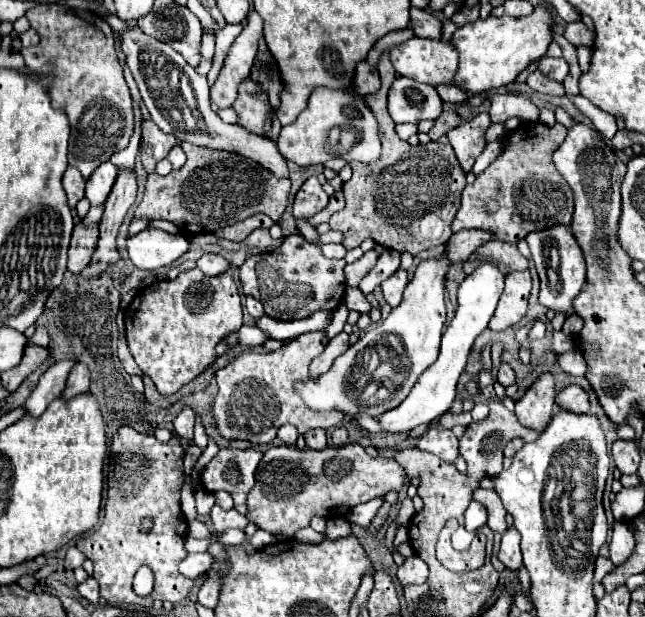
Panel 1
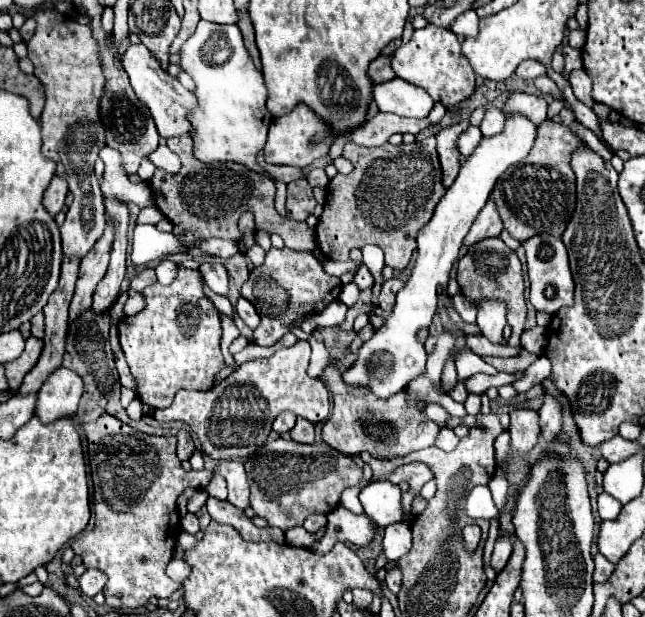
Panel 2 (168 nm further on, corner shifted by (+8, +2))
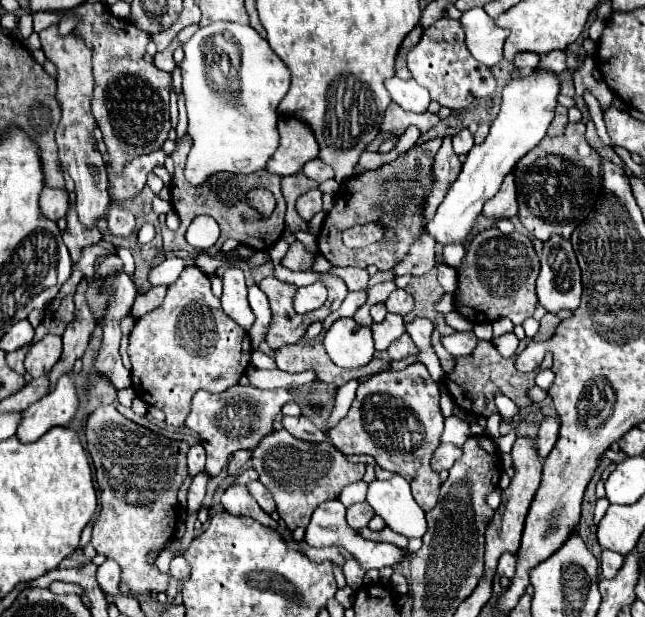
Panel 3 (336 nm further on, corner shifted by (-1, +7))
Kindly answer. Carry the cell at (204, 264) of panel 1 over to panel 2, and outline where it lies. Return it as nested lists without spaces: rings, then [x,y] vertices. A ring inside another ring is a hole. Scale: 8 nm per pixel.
[[[204,262],[200,266],[200,274],[204,276],[208,288],[220,296],[228,296],[228,272],[220,262]]]

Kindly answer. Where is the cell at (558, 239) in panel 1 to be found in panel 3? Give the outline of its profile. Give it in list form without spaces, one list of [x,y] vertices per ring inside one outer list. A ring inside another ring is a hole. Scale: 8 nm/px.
[[[553,235],[543,243],[543,253],[541,253],[541,271],[537,277],[537,297],[539,303],[549,311],[557,313],[561,309],[577,309],[579,299],[581,299],[581,271],[575,259],[575,251],[571,247],[569,239],[561,239],[559,235]]]

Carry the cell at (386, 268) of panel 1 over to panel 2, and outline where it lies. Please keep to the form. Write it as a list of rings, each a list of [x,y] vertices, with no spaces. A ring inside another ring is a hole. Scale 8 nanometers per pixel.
[[[360,266],[360,270],[356,272],[356,278],[354,278],[354,284],[358,284],[360,290],[374,286],[374,276],[368,272],[366,266]]]

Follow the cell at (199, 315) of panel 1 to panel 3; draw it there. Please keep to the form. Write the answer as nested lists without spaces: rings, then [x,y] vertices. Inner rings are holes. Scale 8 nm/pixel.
[[[185,267],[177,283],[169,285],[163,305],[135,321],[129,337],[129,357],[133,365],[131,379],[137,397],[161,409],[167,415],[167,425],[181,427],[185,423],[185,415],[189,413],[191,397],[197,389],[221,393],[239,381],[251,359],[251,341],[247,331],[221,309],[219,299],[211,293],[209,277],[199,267]]]

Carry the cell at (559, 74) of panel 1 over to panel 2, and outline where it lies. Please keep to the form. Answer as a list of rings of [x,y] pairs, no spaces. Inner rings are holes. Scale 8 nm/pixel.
[[[524,60],[516,68],[516,76],[520,76],[520,78],[532,78],[534,80],[542,74],[546,74],[546,68],[538,60]]]

